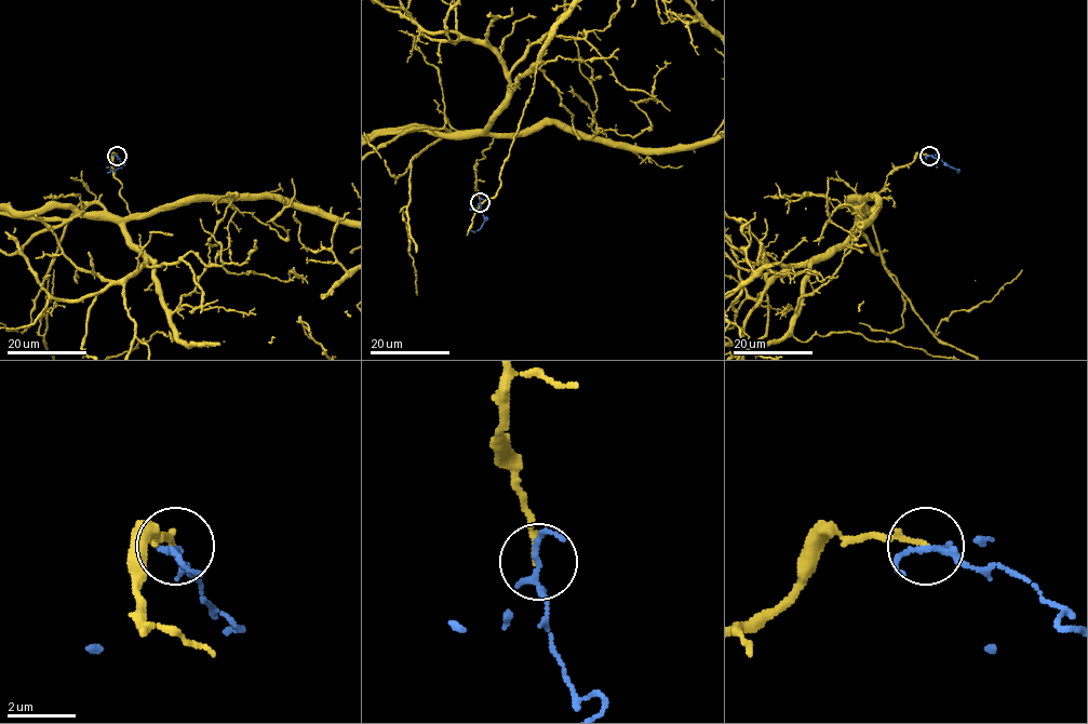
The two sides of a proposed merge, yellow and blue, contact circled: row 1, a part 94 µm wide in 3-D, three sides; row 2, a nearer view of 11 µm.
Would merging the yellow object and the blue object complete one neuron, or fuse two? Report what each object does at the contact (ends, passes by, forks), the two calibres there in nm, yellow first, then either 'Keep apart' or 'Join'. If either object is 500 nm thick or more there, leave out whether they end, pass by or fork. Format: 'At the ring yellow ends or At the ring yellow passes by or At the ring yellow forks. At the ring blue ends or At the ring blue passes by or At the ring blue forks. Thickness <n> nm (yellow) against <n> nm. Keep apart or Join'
At the ring yellow ends. At the ring blue passes by. Thickness 140 nm (yellow) against 170 nm. Join

